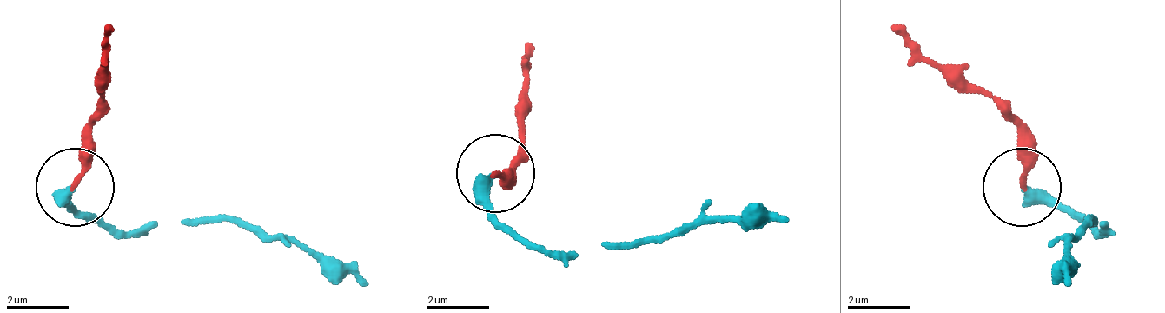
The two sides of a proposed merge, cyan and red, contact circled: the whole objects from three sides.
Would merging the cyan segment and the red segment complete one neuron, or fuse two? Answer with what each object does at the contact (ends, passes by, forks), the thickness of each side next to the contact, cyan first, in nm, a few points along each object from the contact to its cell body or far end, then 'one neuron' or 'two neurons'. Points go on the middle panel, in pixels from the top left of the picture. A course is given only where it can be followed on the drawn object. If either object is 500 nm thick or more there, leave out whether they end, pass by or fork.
cyan ends | red ends | 440/190 nm | cyan via (493, 175), (493, 214), (548, 253), (673, 237), (720, 222), (791, 222) | red via (493, 175), (501, 175), (532, 42) | one neuron

